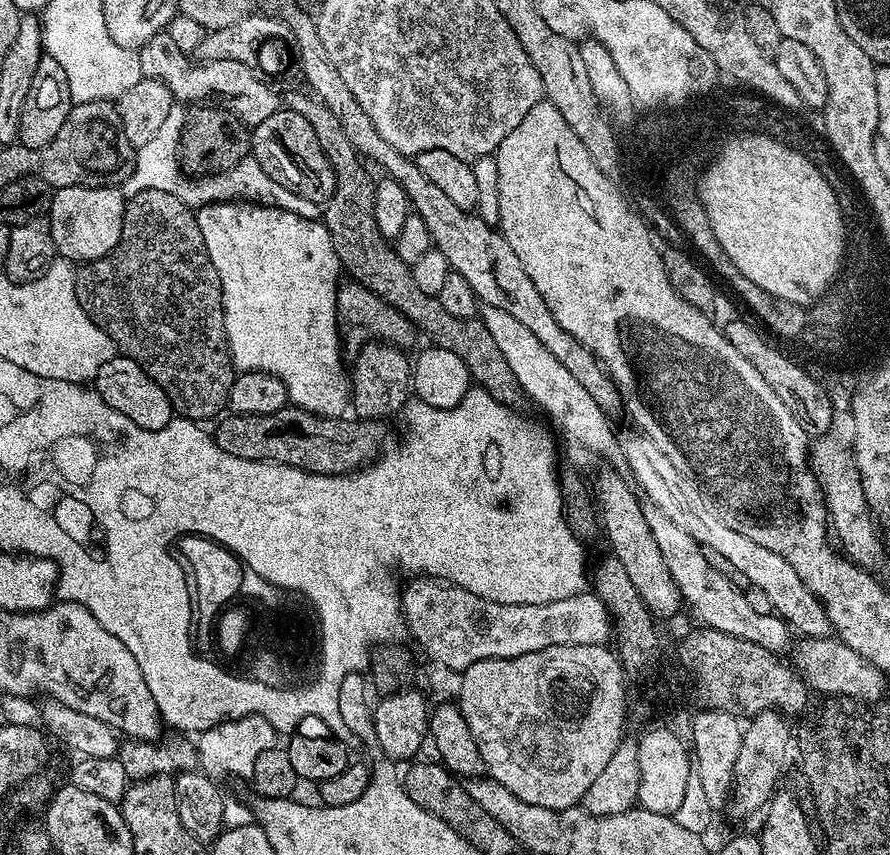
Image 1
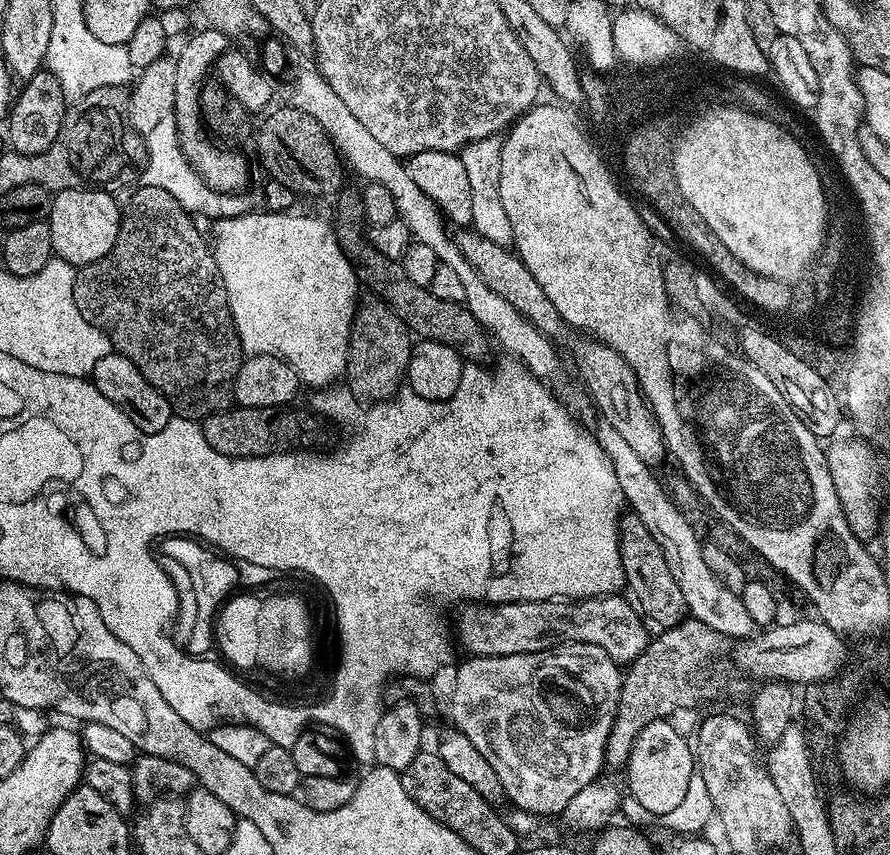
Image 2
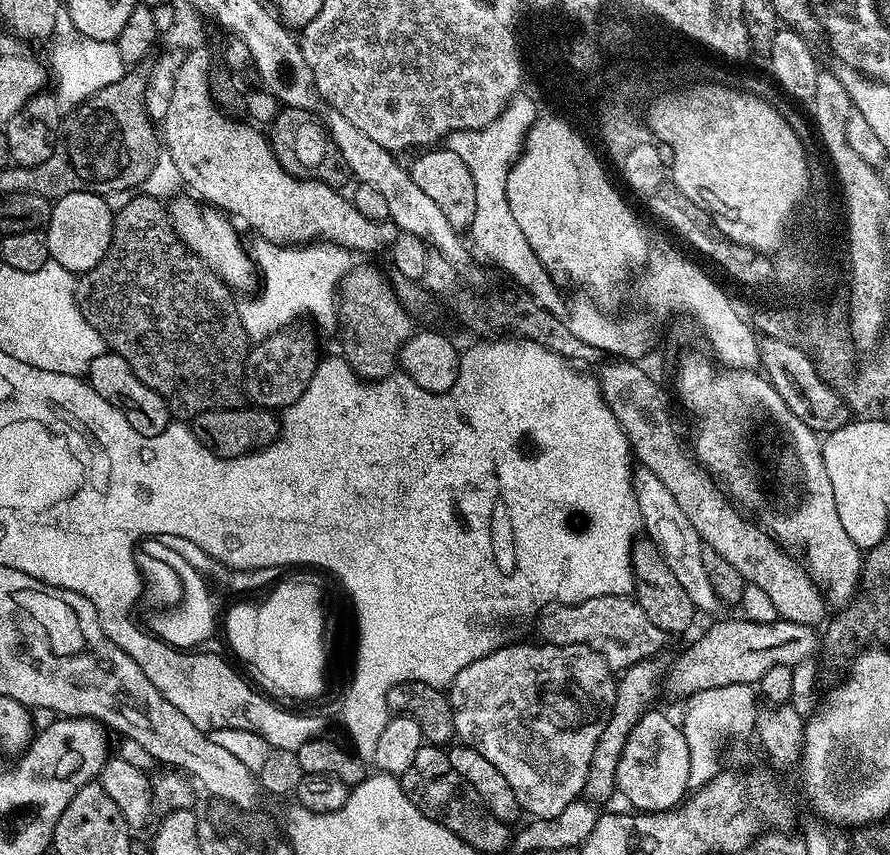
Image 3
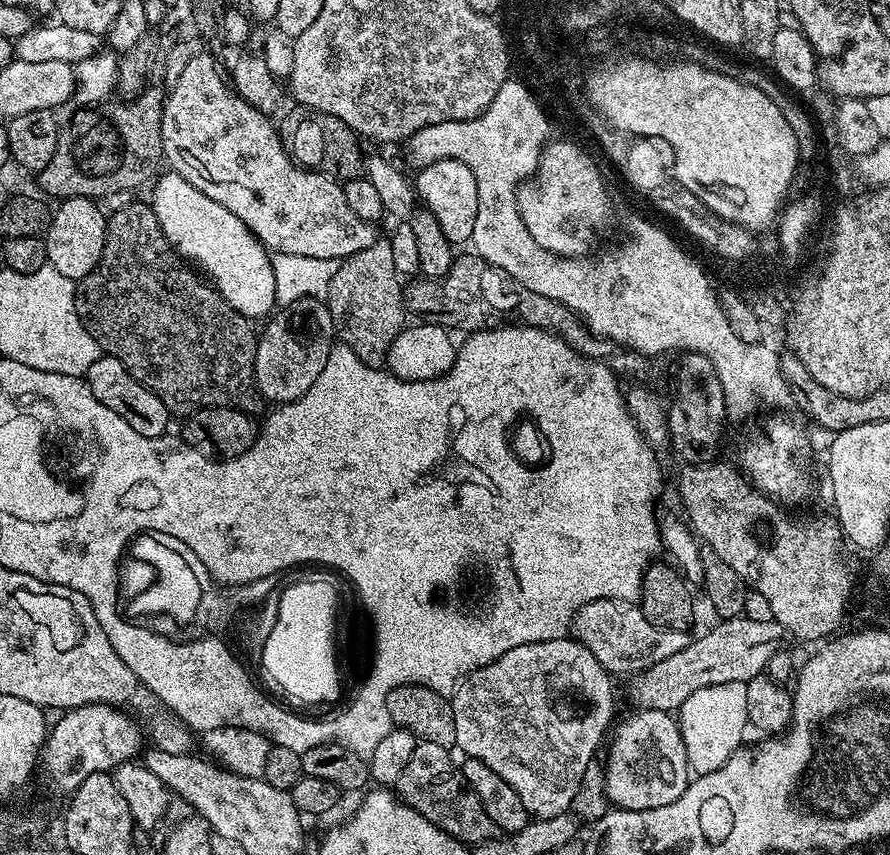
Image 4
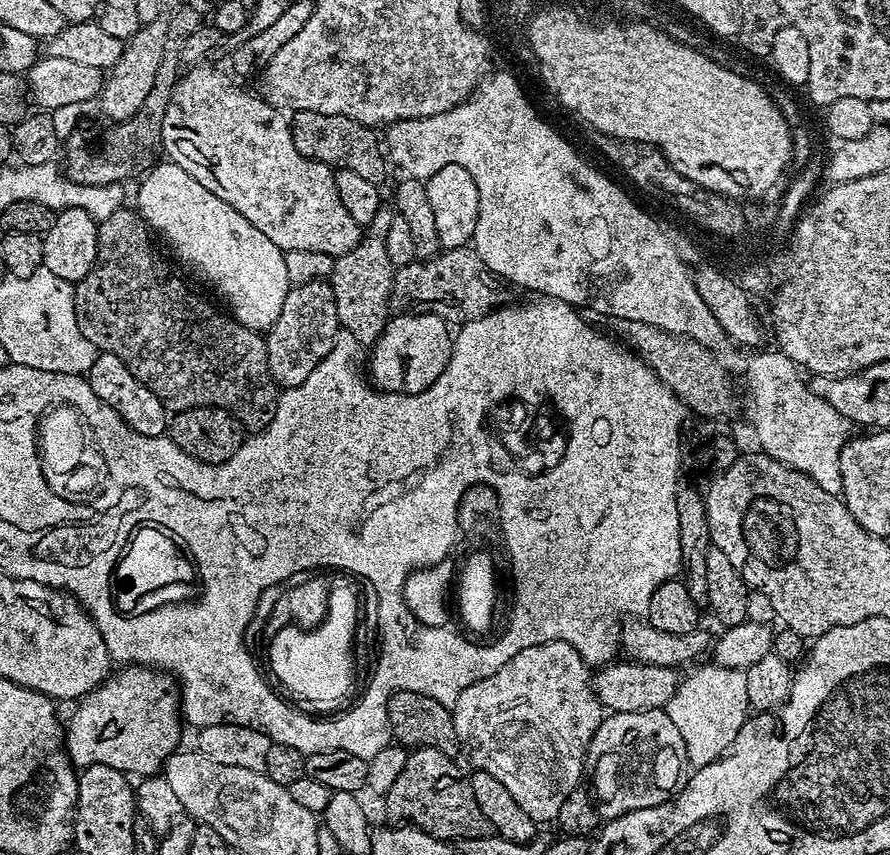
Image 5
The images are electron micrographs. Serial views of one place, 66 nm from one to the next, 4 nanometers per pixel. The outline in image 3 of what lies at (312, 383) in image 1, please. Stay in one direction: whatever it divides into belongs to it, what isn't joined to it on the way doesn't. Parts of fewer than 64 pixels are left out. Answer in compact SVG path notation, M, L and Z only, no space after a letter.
M260 238L255 241L255 244L259 246L260 252L250 252L250 255L258 269L258 276L262 284L264 280L264 289L261 290L260 296L254 297L253 300L241 299L238 304L242 326L246 330L249 341L262 341L277 332L283 332L291 325L288 323L298 319L299 316L313 316L322 327L335 329L338 324L340 281L354 267L353 253L349 252L347 248L327 242L285 246Z

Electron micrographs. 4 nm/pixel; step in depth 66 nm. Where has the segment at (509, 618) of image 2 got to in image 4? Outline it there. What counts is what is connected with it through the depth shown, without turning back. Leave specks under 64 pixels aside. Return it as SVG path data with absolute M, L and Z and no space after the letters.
M596 600L579 608L572 620L571 633L575 639L598 658L610 674L628 672L635 674L643 668L654 666L690 646L693 637L687 631L663 629L646 618L639 603L630 600Z

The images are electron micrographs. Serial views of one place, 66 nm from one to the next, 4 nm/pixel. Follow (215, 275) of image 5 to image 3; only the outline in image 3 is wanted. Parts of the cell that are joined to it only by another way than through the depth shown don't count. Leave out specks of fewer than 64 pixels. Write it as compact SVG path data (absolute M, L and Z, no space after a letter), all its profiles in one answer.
M191 195L179 196L171 201L173 204L170 204L170 219L184 245L194 254L198 254L198 258L202 258L202 262L206 262L210 270L218 273L228 283L229 288L239 290L257 283L258 269L249 249L240 245L240 236L235 228L237 225L224 212L212 206L202 206L199 199Z

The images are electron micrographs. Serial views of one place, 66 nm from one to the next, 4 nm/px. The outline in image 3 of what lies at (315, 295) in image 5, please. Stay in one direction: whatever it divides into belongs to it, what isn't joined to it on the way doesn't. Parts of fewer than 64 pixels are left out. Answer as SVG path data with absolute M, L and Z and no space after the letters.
M292 330L277 332L267 339L257 341L250 349L244 365L244 389L247 399L257 407L269 410L283 410L293 405L305 393L310 378L316 372L320 354L316 350L315 340L304 334L294 334Z

